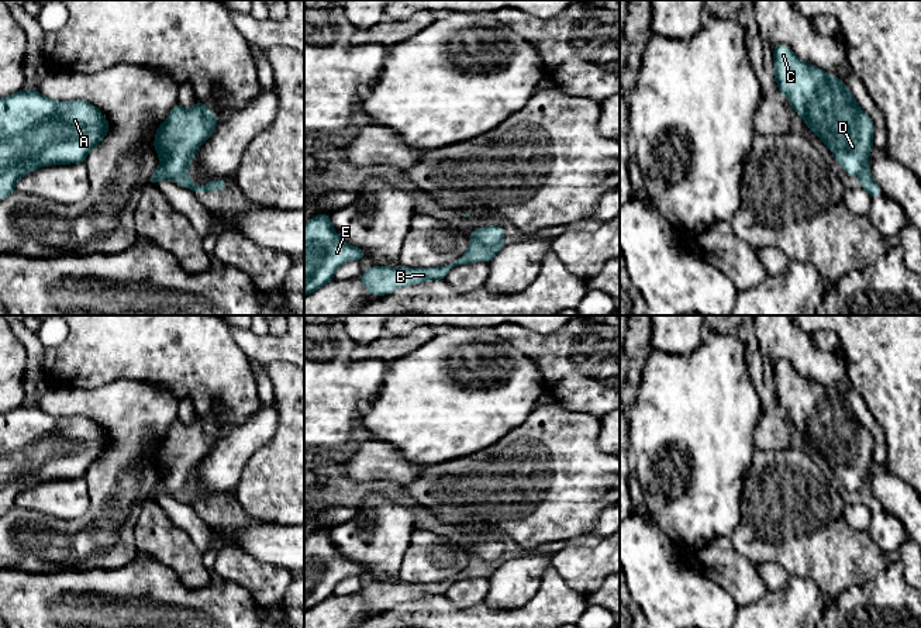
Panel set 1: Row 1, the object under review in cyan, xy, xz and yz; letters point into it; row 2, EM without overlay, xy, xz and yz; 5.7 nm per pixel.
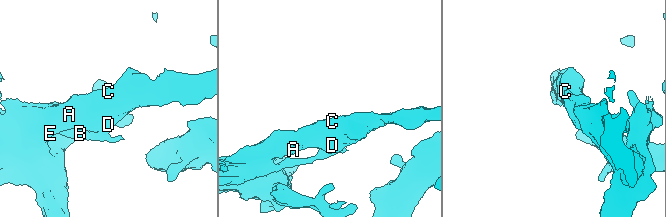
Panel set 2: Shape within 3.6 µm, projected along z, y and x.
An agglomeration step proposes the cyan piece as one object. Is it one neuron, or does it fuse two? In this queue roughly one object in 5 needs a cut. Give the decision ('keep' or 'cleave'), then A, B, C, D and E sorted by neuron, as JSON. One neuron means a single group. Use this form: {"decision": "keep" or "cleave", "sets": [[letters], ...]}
{"decision": "cleave", "sets": [["A", "C", "D", "E"], ["B"]]}

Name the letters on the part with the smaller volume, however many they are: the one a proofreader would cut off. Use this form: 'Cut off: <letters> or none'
Cut off: B

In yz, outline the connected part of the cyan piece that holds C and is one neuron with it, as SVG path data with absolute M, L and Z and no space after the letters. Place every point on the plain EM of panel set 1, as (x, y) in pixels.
M773 362L773 386L779 408L784 410L796 429L798 429L807 442L827 460L837 477L851 491L860 491L867 482L869 472L873 463L873 435L860 424L853 410L849 407L844 396L828 390L822 384L801 376L790 362Z

